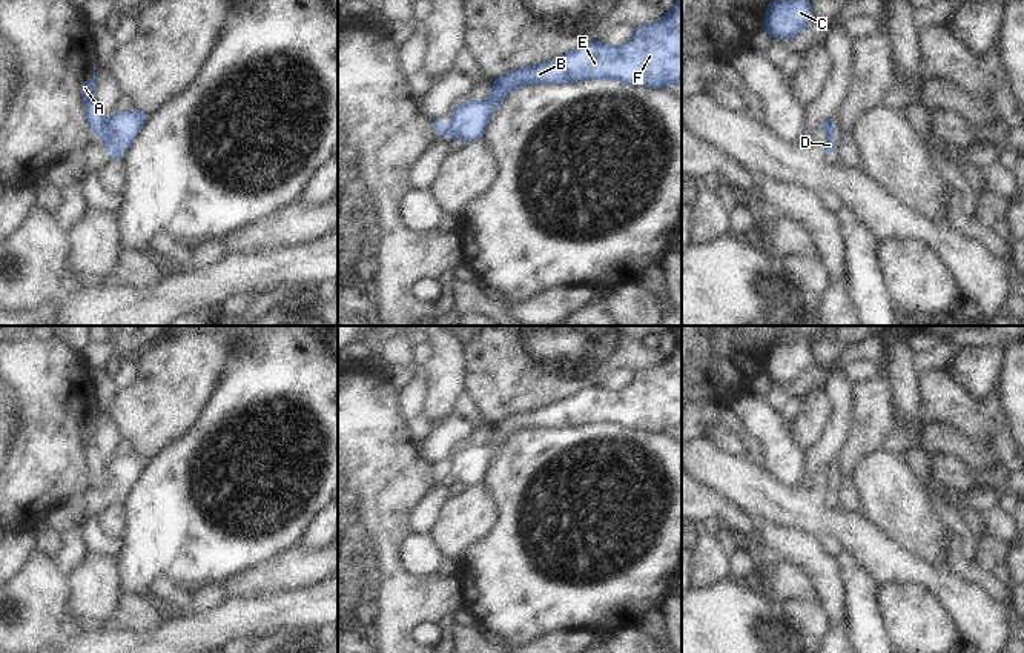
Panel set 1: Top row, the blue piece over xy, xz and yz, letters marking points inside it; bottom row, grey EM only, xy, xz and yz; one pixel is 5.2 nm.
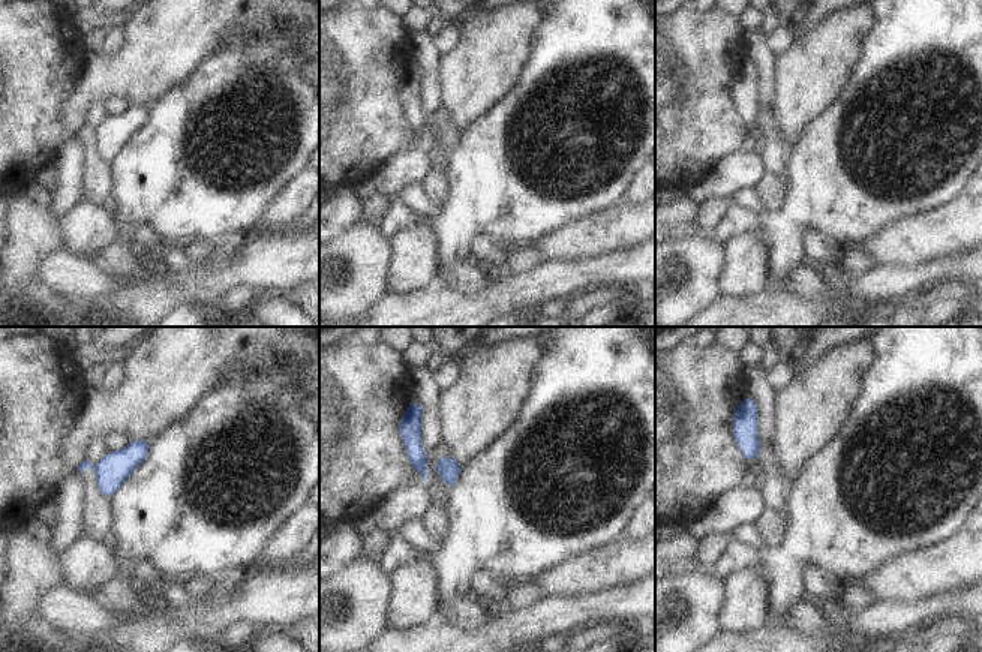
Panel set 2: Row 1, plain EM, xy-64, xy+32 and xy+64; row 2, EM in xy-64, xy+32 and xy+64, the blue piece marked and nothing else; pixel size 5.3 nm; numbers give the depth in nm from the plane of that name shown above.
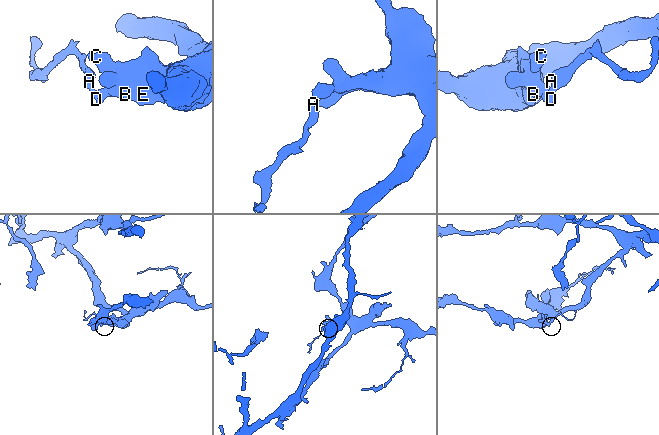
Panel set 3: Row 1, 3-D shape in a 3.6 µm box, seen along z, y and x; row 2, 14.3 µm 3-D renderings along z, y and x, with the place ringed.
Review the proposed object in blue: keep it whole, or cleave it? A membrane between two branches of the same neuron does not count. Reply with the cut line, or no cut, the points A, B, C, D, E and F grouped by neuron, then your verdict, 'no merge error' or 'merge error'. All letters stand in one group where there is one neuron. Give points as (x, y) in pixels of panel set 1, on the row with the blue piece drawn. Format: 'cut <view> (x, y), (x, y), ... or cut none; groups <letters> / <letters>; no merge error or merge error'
cut xy (108, 119), (103, 142); groups A / B C D E F; merge error

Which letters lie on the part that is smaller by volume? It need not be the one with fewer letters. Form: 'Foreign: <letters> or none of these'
Foreign: A

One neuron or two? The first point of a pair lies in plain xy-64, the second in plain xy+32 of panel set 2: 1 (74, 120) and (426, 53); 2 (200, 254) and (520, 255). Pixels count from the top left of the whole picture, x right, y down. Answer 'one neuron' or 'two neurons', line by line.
1: two neurons
2: one neuron

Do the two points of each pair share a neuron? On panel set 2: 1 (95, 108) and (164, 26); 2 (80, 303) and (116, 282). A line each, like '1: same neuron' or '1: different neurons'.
1: different neurons
2: different neurons

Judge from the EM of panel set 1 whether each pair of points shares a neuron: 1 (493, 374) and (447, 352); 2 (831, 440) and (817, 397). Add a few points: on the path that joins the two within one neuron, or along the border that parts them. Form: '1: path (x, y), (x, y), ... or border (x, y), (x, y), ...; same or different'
1: border (464, 344), (465, 389); different
2: border (823, 389), (831, 418), (805, 450); different

